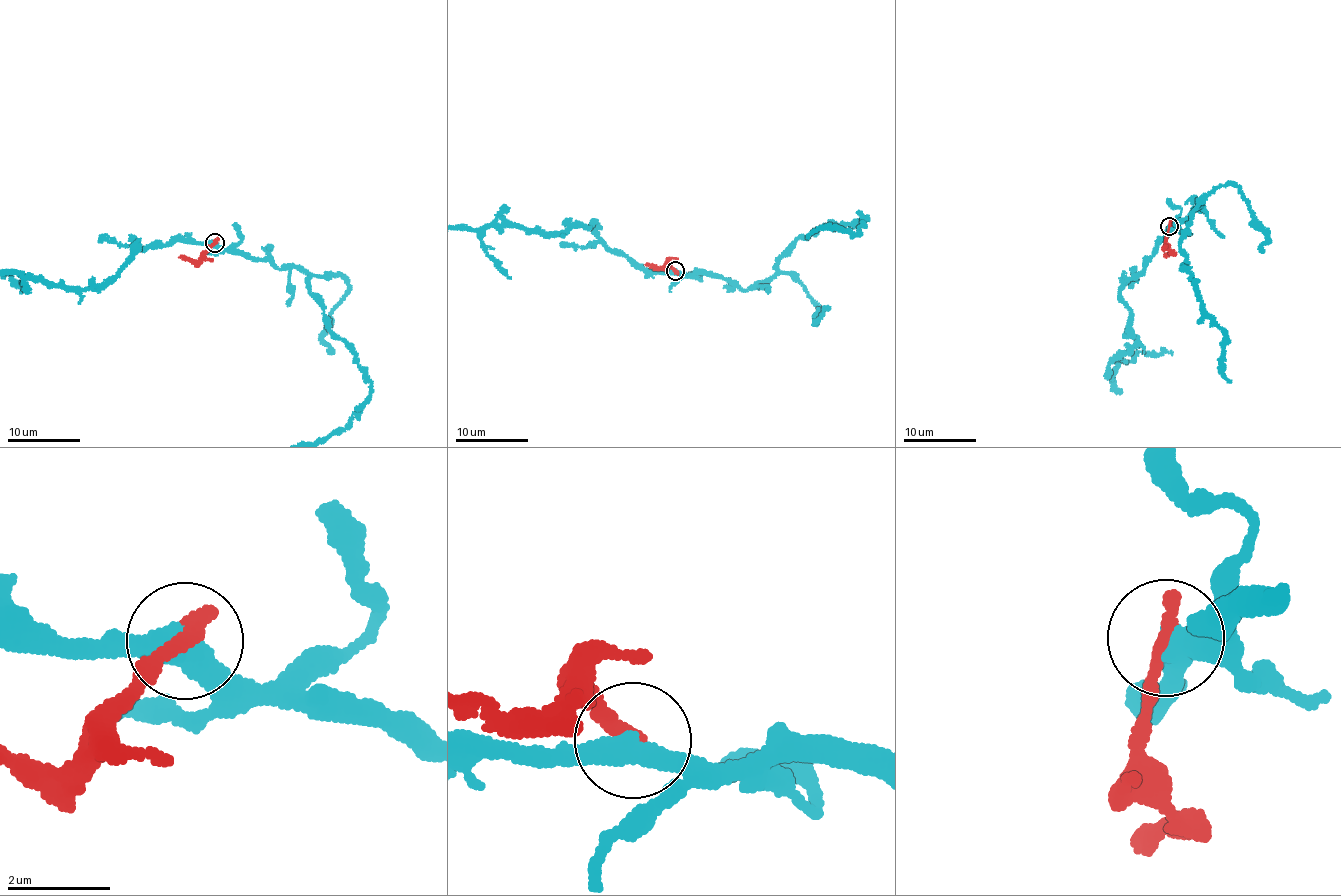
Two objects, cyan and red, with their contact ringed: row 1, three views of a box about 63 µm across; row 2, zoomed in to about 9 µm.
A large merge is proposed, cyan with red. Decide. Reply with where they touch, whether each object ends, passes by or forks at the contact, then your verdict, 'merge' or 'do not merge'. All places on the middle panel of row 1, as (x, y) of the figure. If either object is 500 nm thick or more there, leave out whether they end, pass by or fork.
place (675, 270); cyan passes by; red ends; do not merge

